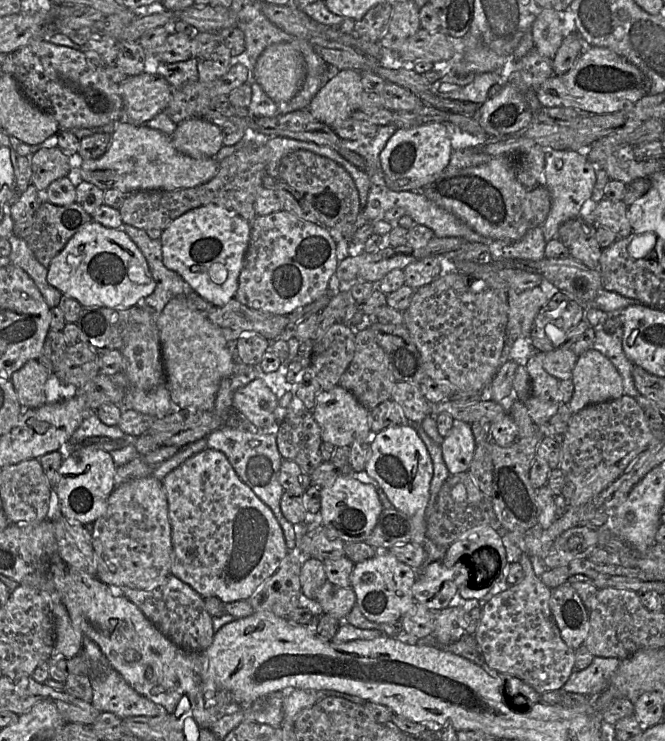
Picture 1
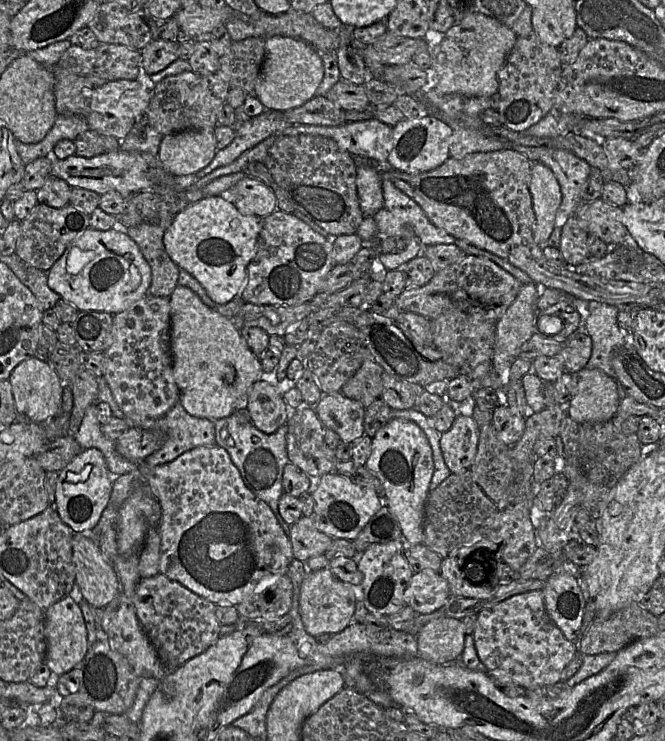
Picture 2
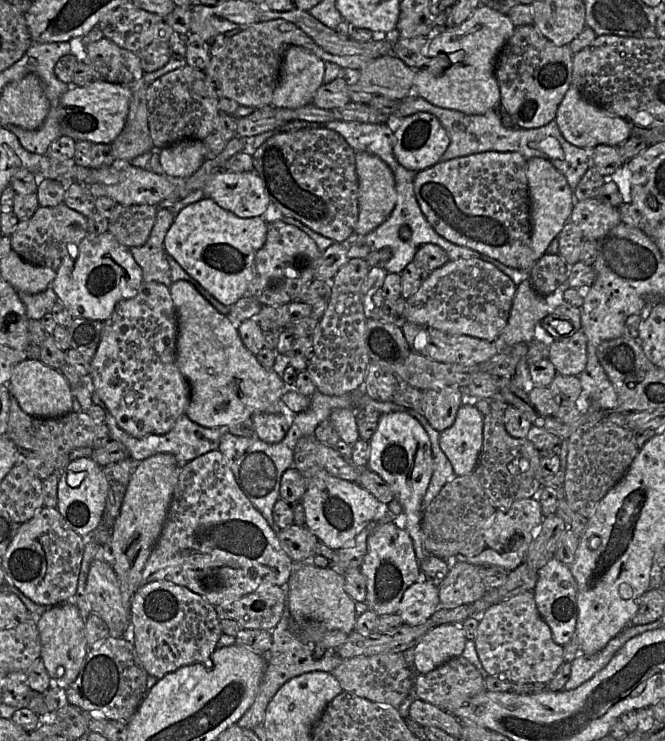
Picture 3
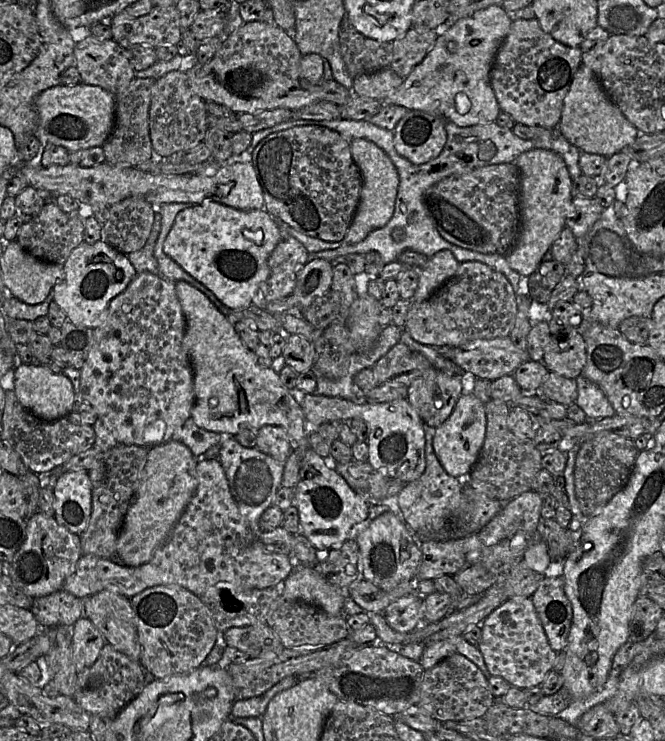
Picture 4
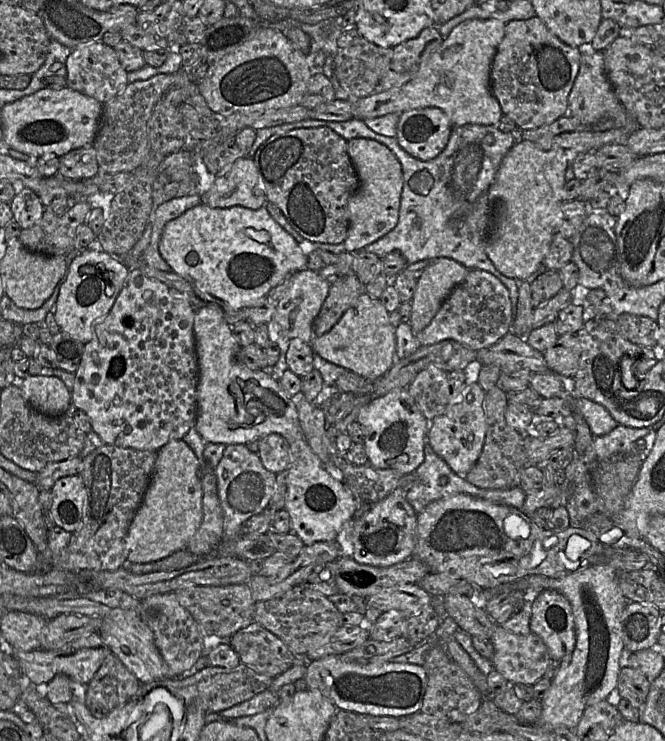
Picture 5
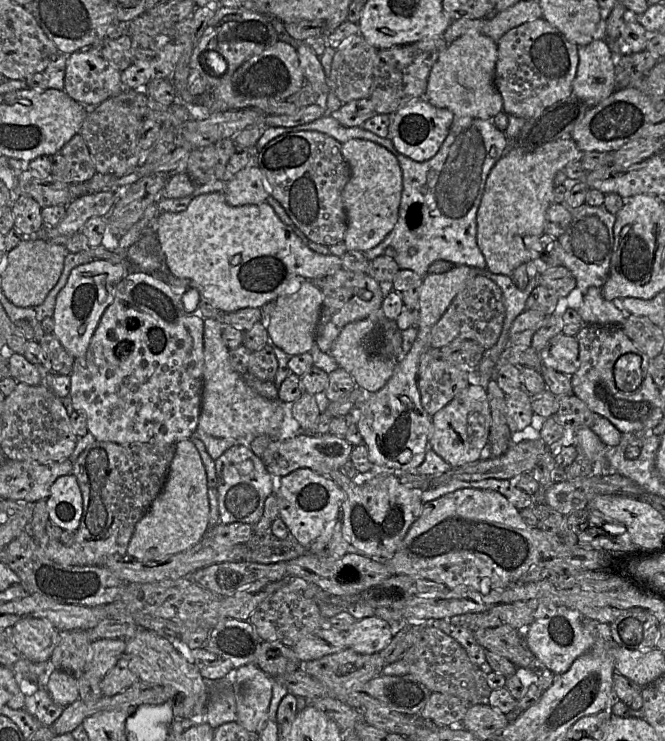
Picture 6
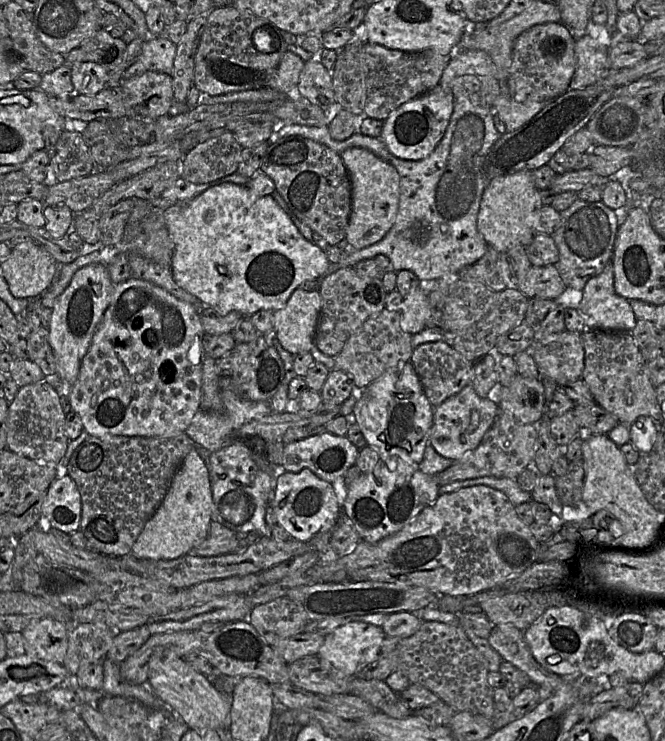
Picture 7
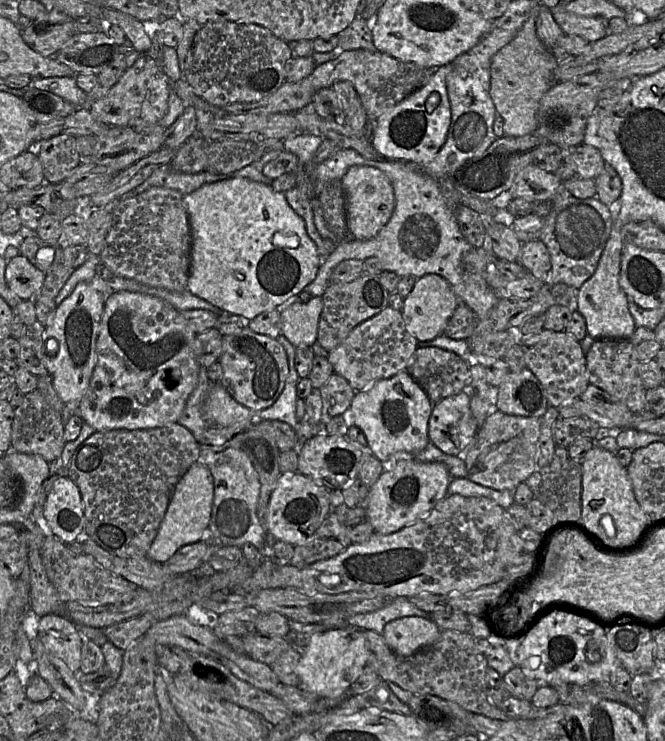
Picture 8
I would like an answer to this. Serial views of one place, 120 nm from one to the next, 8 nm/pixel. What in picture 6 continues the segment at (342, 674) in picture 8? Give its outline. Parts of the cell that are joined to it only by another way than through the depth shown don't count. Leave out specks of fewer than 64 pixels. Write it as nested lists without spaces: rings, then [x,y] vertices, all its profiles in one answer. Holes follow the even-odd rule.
[[[376,616],[356,620],[345,632],[347,648],[361,654],[375,654],[391,642],[395,629]]]

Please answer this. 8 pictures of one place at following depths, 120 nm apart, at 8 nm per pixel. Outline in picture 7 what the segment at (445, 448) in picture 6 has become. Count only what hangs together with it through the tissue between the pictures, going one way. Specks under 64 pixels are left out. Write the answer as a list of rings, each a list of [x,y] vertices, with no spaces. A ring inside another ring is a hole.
[[[468,384],[460,392],[434,408],[429,444],[439,455],[456,462],[472,452],[480,444],[486,432],[493,425],[498,413],[499,395],[495,399],[493,397],[482,398],[475,392],[473,386]]]

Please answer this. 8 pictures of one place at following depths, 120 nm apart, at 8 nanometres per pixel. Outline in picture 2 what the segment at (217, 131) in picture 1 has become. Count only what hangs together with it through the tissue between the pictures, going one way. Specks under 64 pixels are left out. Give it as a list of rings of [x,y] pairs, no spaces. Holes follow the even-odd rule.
[[[186,130],[163,136],[157,162],[172,175],[196,174],[217,152],[214,130]]]

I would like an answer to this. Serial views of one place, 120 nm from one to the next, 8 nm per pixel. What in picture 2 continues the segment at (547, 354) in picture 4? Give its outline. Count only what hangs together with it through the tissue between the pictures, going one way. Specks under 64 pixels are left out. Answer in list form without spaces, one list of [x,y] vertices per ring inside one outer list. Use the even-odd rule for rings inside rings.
[[[582,328],[566,340],[556,357],[562,360],[566,372],[577,373],[586,367],[591,353],[592,339]]]

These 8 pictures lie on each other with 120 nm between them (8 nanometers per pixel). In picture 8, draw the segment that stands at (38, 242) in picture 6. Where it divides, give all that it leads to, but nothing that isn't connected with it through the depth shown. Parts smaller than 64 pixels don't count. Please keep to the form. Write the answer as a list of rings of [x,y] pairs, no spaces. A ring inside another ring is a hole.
[[[21,253],[7,262],[5,279],[8,287],[22,300],[34,300],[40,292],[46,274]]]

